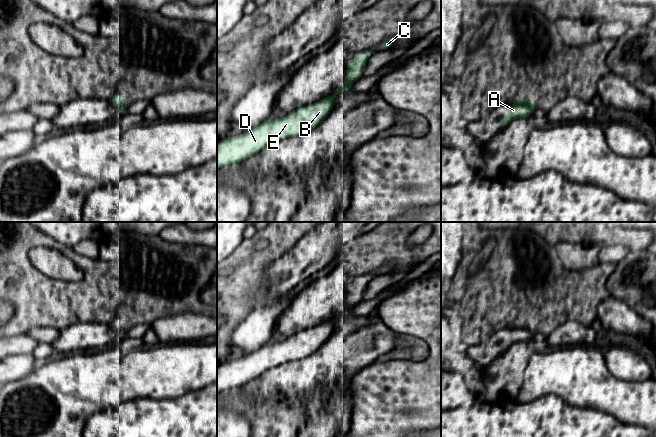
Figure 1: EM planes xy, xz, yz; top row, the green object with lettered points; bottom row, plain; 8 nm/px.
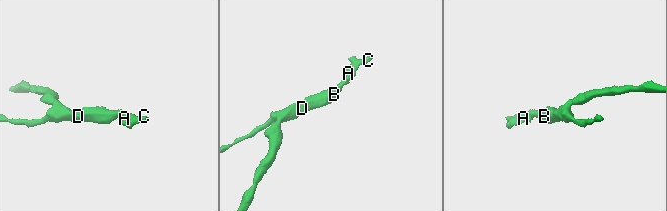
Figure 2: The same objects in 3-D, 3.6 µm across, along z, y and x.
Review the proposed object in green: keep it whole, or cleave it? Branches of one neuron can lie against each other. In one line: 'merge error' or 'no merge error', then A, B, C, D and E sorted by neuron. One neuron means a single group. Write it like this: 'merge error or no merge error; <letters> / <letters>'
merge error; A C / B D E

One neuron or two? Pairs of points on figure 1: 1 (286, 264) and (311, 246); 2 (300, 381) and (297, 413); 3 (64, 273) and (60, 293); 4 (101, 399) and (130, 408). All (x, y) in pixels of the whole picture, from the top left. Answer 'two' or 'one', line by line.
1: one
2: two
3: two
4: two

